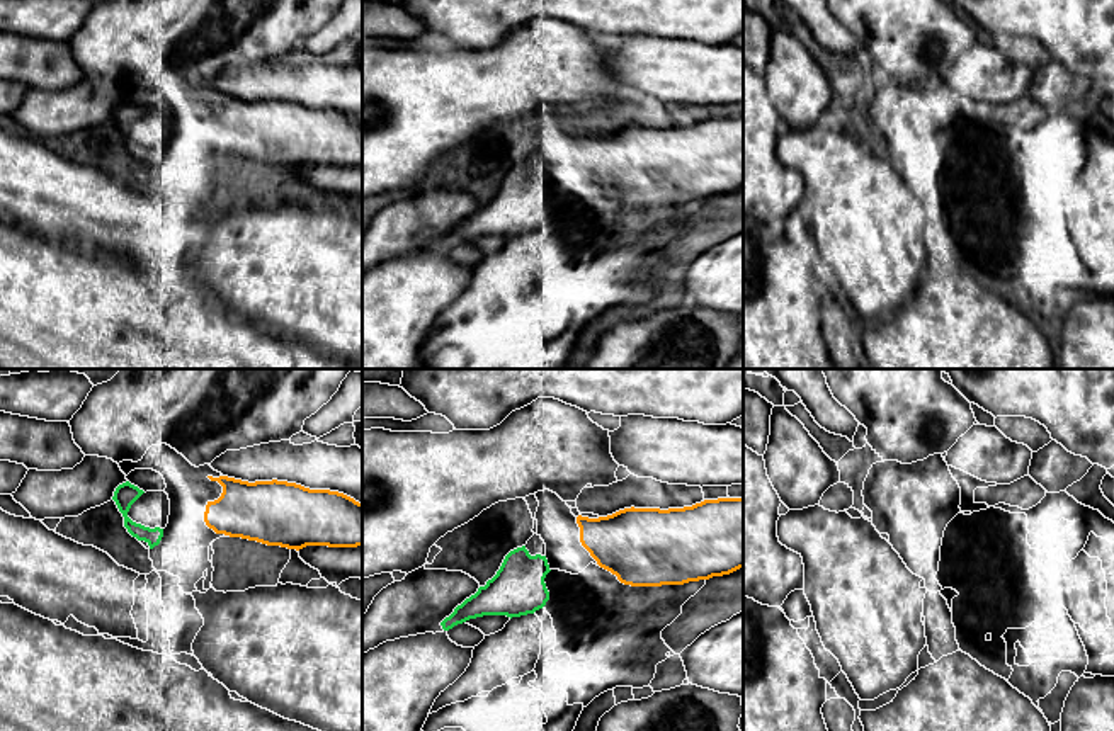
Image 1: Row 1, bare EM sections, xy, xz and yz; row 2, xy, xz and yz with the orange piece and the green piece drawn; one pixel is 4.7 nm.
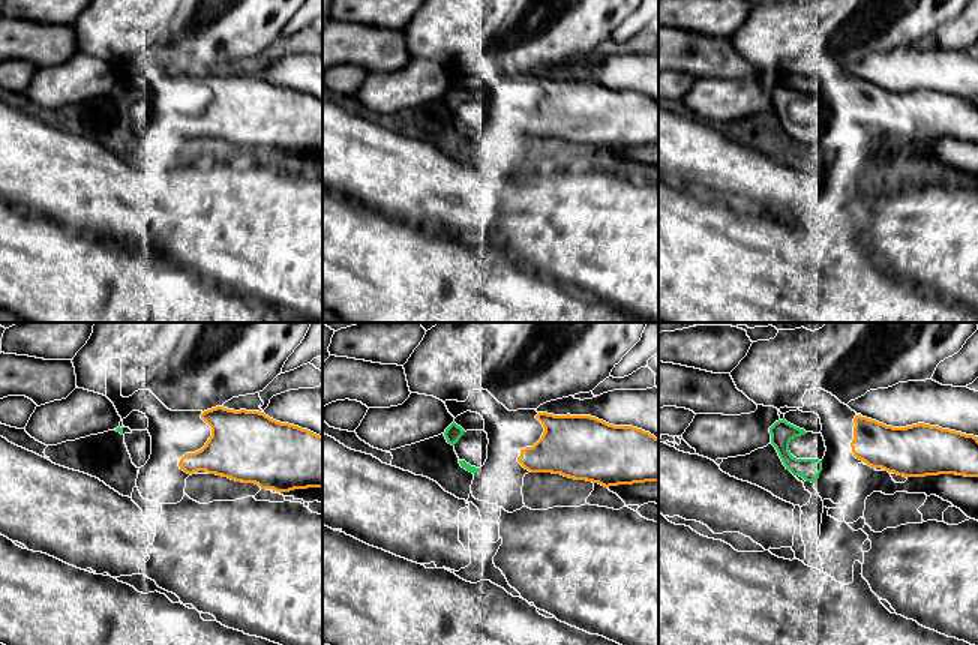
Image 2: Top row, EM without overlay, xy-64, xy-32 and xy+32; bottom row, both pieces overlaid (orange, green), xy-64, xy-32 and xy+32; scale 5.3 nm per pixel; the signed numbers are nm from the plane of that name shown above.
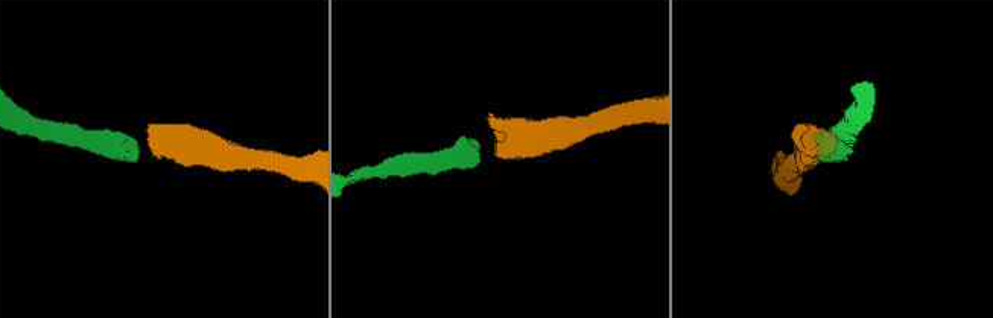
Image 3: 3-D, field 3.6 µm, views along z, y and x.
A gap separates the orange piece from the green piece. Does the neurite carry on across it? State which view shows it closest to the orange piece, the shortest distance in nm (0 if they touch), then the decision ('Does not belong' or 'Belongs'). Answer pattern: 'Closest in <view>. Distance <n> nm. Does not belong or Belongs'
Closest in xz. Distance 180 nm. Belongs

